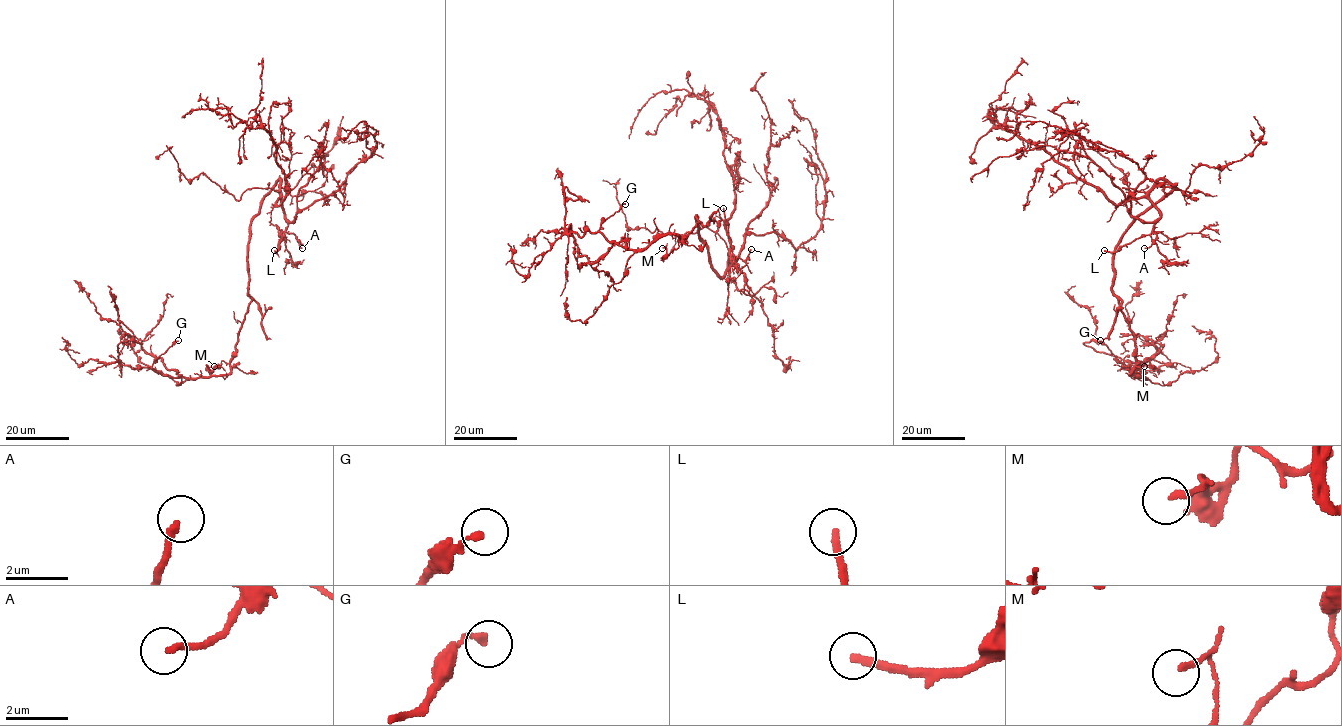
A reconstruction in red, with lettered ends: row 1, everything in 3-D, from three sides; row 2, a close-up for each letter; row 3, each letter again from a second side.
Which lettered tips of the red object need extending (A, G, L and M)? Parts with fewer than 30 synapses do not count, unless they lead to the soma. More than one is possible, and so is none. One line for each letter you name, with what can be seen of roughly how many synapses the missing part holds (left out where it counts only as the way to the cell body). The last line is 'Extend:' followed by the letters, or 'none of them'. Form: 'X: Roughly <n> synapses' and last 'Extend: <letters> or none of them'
L: Roughly 45 synapses
Extend: L

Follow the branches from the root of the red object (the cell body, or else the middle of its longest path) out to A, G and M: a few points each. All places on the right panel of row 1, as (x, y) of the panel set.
A: (1125, 231), (1170, 190), (1170, 184), (1159, 179), (1149, 194), (1159, 219), (1152, 231), (1155, 240), (1144, 248)
G: (1125, 231), (1115, 249), (1112, 294), (1134, 337), (1136, 367), (1130, 376), (1146, 378), (1132, 372), (1100, 340)
M: (1125, 231), (1115, 249), (1112, 294), (1134, 337), (1136, 357), (1144, 363), (1149, 361), (1144, 366)

